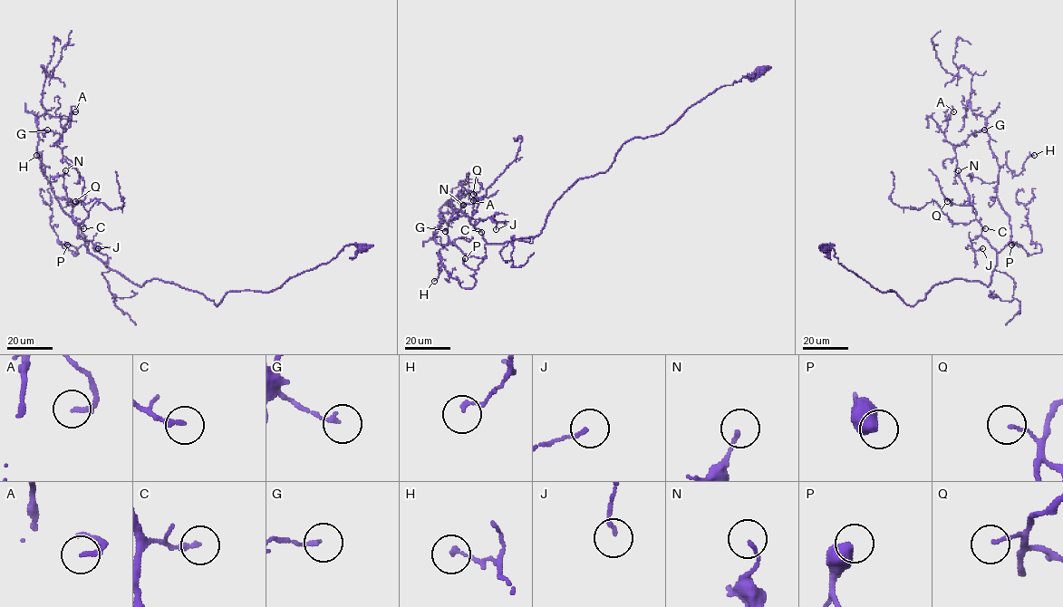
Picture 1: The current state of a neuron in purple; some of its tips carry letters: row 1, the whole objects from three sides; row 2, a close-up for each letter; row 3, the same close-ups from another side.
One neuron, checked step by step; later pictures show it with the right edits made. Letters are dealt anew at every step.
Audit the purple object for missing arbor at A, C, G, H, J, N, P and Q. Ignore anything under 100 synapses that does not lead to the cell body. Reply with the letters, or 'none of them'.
none of them

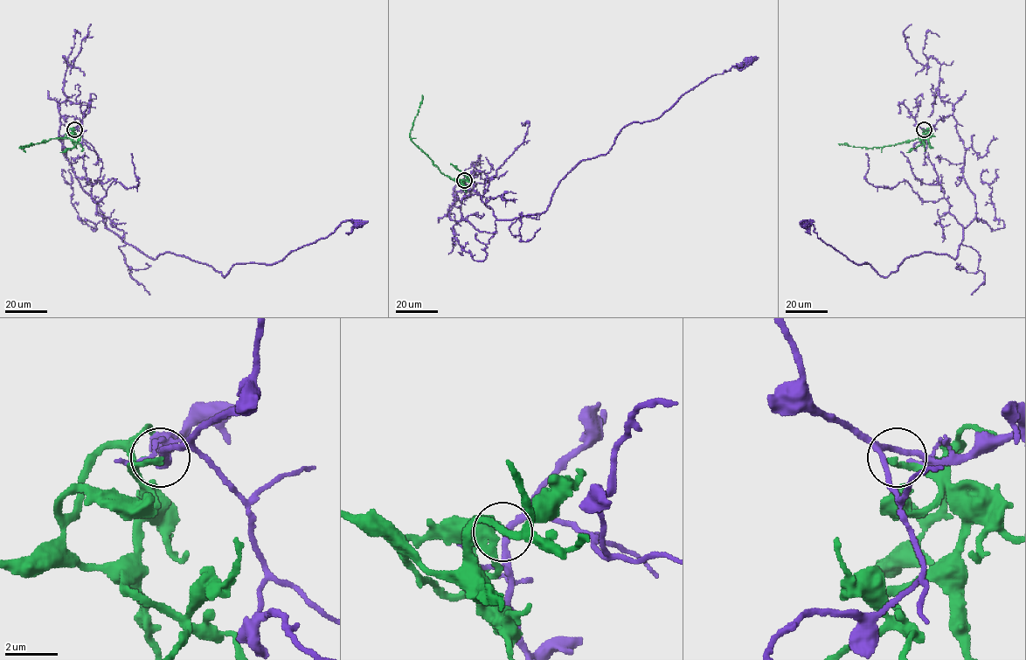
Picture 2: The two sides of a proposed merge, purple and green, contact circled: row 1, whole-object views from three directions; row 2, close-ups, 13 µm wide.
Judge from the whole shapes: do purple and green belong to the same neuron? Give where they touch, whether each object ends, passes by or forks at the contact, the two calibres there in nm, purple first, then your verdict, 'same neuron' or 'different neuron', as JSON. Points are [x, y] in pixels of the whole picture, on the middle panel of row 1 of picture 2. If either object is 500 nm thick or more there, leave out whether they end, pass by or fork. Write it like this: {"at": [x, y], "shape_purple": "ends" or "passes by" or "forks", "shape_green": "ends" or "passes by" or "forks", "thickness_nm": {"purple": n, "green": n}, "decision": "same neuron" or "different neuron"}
{"at": [464, 180], "shape_purple": "passes by", "shape_green": "ends", "thickness_nm": {"purple": 240, "green": 240}, "decision": "different neuron"}

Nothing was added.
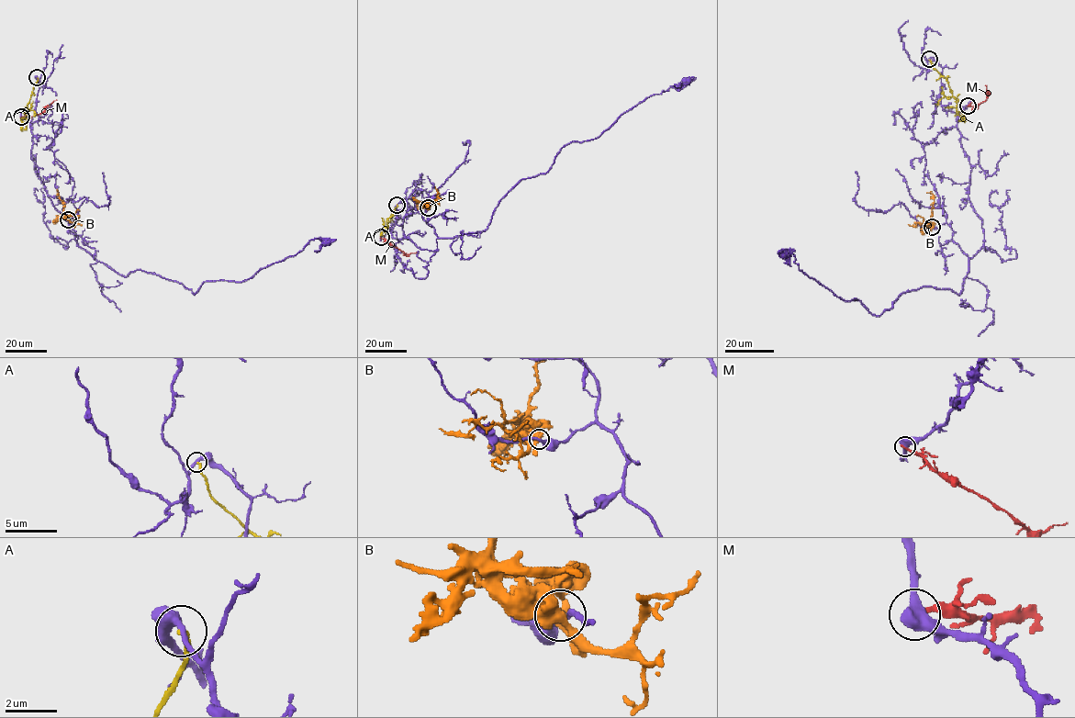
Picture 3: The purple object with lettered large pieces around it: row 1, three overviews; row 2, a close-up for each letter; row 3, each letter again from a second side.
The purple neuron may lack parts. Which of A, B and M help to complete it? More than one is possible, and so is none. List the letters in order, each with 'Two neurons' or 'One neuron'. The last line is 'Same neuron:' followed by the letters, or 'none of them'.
A: Two neurons
B: Two neurons
M: Two neurons
Same neuron: none of them

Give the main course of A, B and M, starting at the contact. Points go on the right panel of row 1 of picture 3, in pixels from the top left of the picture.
A: (930, 60), (932, 66), (946, 80), (956, 100), (957, 111), (966, 120)
B: (932, 227), (930, 217), (934, 196), (926, 193)
M: (968, 106), (976, 106), (986, 99), (986, 85)

